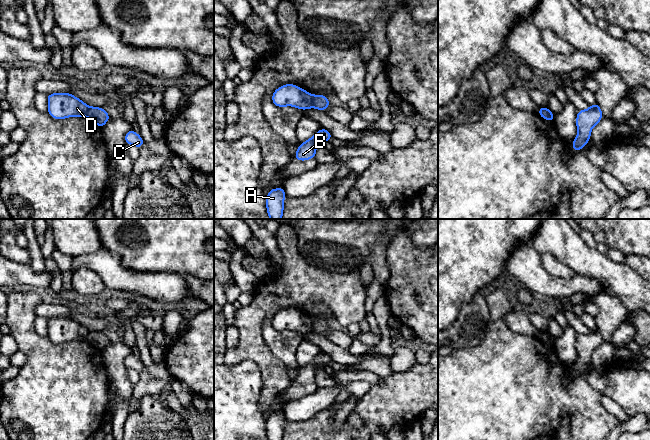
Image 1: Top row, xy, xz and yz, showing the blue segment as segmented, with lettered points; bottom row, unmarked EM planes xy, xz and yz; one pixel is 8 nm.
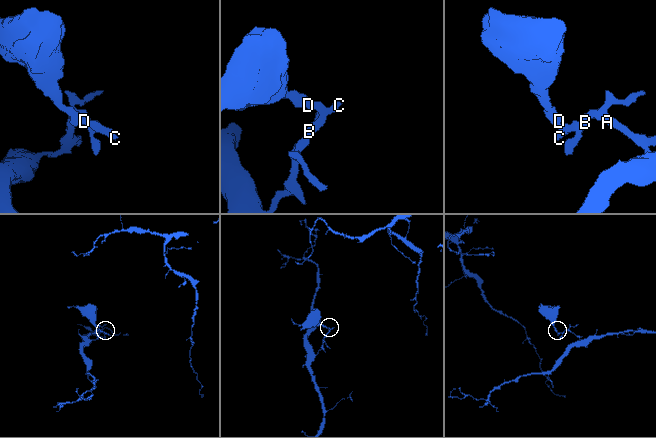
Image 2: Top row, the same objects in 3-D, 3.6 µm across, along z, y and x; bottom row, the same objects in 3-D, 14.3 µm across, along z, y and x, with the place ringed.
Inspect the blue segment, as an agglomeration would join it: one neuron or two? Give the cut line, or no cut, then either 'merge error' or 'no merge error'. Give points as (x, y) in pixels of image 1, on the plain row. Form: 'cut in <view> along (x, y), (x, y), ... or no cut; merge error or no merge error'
cut in xz along (312, 319), (313, 330); merge error

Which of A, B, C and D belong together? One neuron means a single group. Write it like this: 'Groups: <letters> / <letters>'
Groups: A B C / D

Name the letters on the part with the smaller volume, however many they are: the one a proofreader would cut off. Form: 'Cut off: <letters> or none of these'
Cut off: D

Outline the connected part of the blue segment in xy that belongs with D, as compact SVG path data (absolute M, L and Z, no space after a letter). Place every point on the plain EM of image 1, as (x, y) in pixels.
M53 317L47 319L48 337L54 343L73 340L86 341L90 331L70 317Z

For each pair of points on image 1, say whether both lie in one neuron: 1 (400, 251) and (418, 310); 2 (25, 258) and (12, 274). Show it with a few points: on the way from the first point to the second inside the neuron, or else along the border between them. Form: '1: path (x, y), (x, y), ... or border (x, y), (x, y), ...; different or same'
1: path (408, 266), (410, 295); same
2: border (10, 259), (30, 265); different

